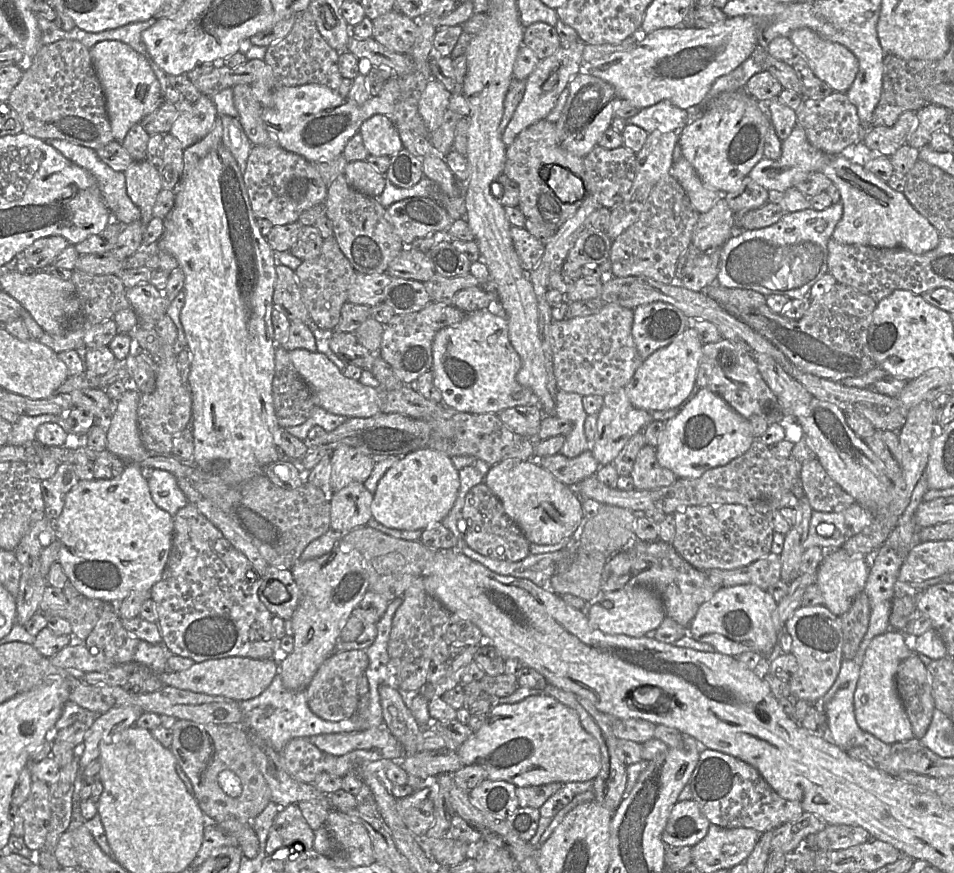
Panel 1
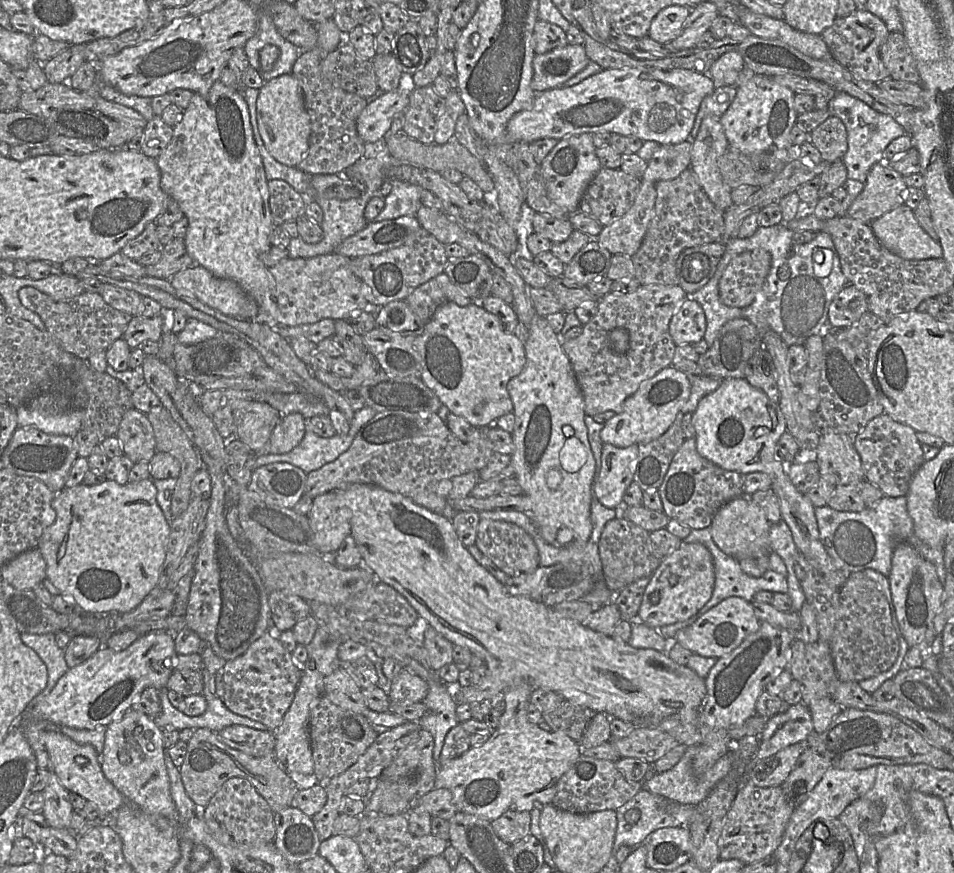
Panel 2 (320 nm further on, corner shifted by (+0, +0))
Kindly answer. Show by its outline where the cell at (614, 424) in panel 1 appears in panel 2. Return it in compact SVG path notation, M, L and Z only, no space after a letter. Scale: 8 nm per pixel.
M604 443L601 455L601 468L595 475L593 494L604 506L620 509L623 495L634 481L637 464L638 445L620 448Z

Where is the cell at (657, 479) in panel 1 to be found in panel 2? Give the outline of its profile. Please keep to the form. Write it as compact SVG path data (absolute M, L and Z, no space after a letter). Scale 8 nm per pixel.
M694 438L685 440L674 455L658 488L663 512L691 529L710 527L716 512L729 501L744 495L744 476L725 470L699 455Z

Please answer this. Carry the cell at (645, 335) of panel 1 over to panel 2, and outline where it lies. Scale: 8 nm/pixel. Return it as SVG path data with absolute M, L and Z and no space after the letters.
M686 300L669 323L670 335L677 346L693 345L704 339L706 317L703 308L693 300Z

